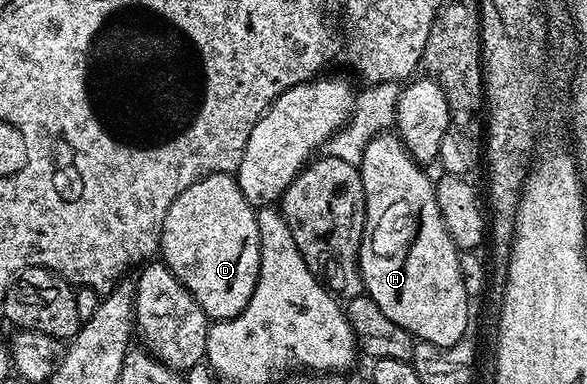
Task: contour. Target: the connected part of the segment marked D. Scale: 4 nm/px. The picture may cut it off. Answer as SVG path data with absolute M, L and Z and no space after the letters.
M234 173L210 174L179 191L177 200L173 200L163 218L159 254L173 276L177 276L193 300L197 300L208 319L235 318L246 308L259 279L259 225L256 207L245 200L245 192L241 192L238 177Z

